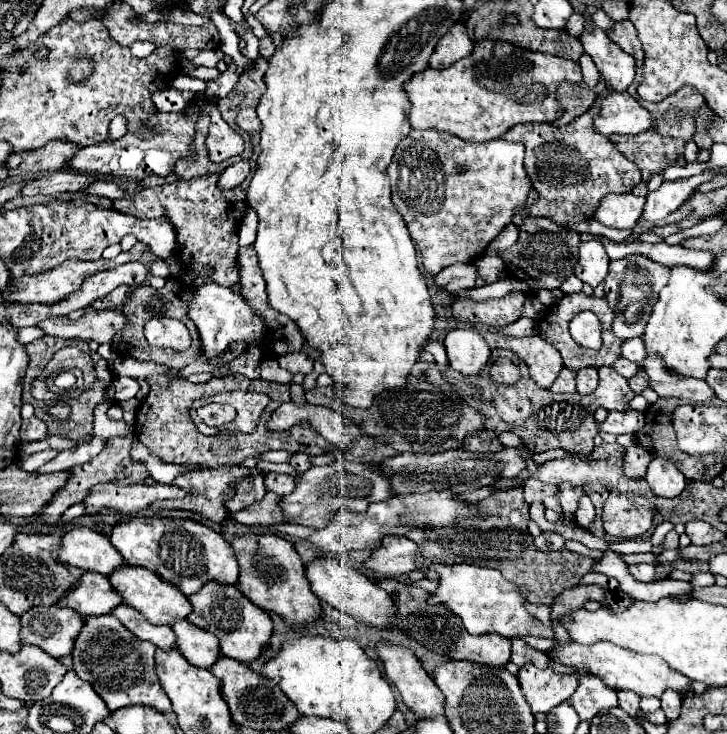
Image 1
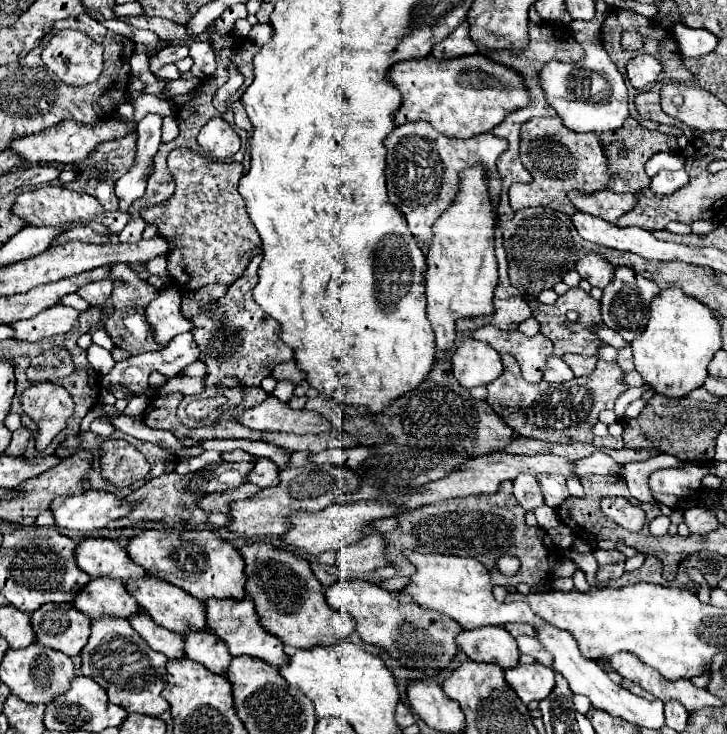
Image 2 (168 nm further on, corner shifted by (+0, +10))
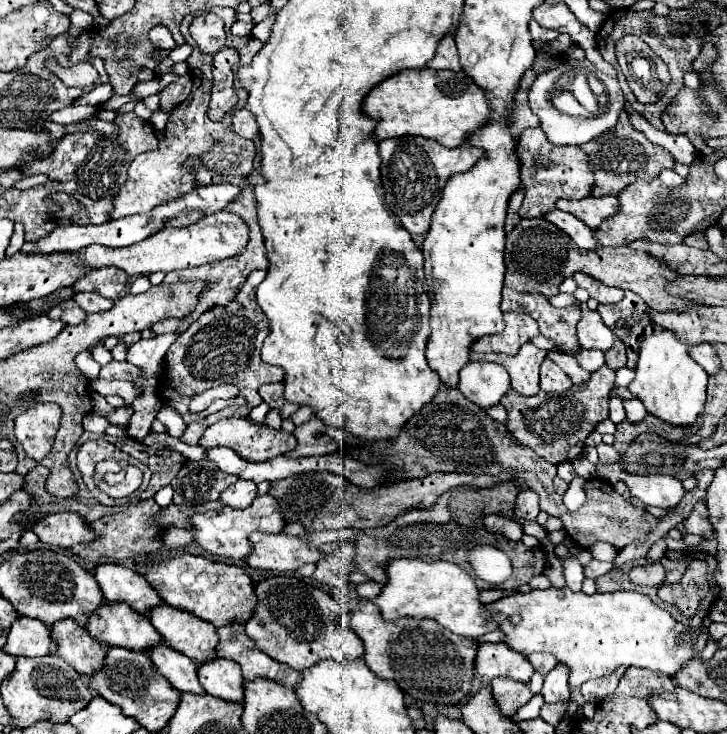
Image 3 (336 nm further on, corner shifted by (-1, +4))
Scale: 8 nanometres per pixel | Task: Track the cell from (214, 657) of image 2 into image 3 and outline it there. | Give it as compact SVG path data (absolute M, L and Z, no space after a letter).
M214 659L212 663L202 663L198 667L198 679L208 695L214 695L230 703L244 701L244 677L240 675L238 663L226 659Z

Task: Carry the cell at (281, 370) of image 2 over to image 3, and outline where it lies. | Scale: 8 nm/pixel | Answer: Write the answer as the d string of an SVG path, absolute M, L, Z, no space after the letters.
M270 383L270 385L264 385L260 387L260 397L264 403L270 405L270 409L278 409L280 411L280 417L282 419L288 419L298 407L288 403L284 399L284 383Z

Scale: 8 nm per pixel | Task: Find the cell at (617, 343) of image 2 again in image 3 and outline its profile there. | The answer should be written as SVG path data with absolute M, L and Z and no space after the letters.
M582 305L582 319L578 321L576 329L578 329L578 343L582 349L608 351L614 343L614 335L602 323L598 311L590 311L586 305Z

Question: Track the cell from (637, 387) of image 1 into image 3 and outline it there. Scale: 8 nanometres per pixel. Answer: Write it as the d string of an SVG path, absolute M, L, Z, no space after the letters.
M620 339L614 341L614 345L610 347L608 353L604 353L606 357L606 365L610 365L612 369L620 369L626 365L626 349L624 349L624 343Z

